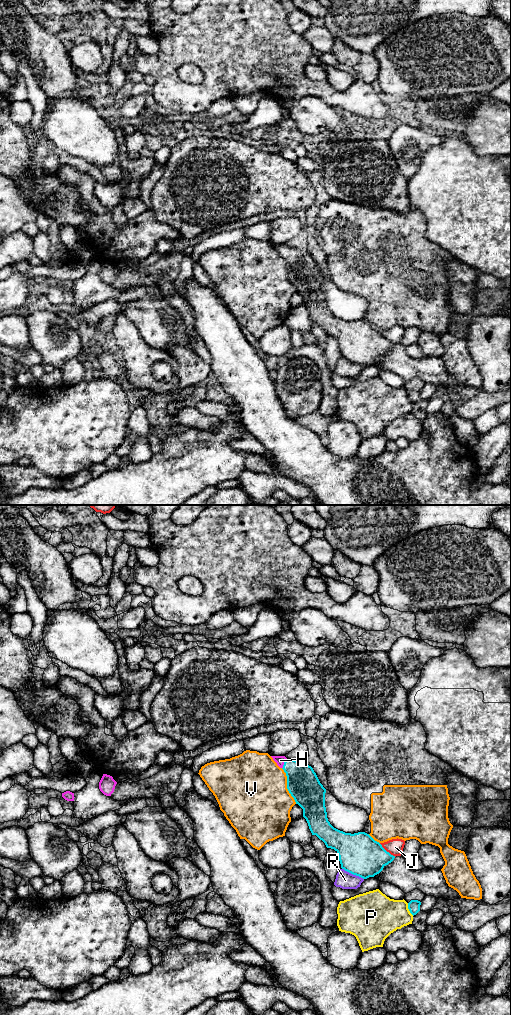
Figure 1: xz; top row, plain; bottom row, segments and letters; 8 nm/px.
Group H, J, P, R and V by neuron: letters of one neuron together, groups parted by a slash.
H / J / P / R / V

